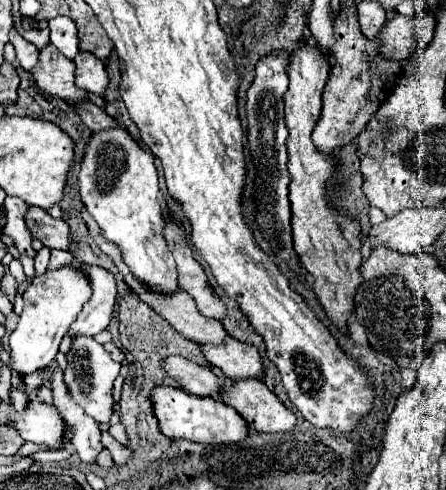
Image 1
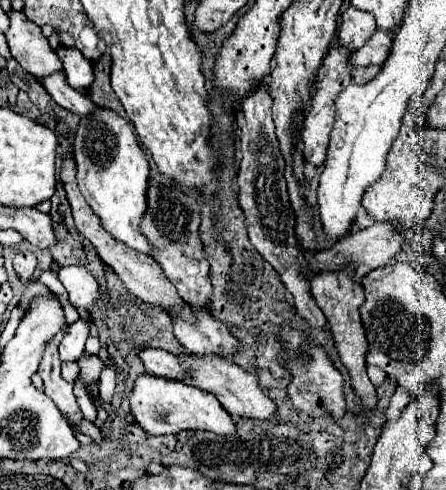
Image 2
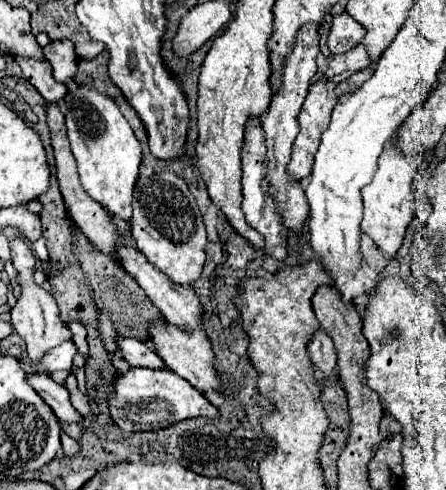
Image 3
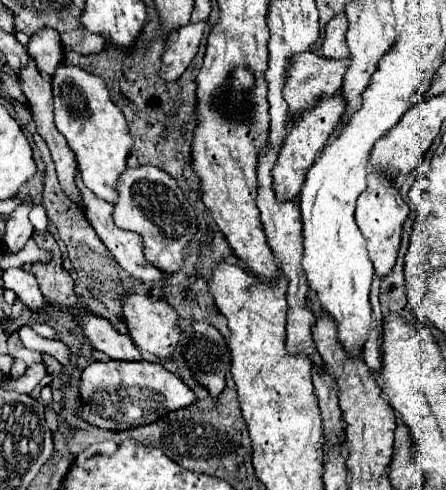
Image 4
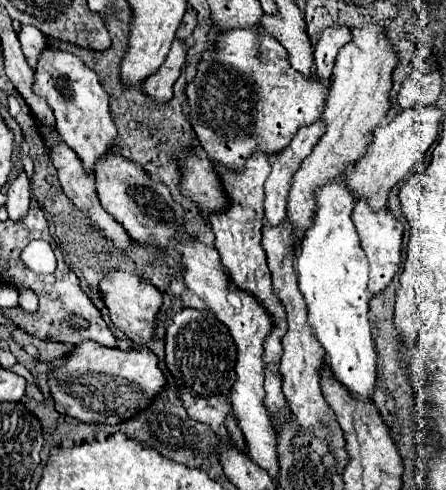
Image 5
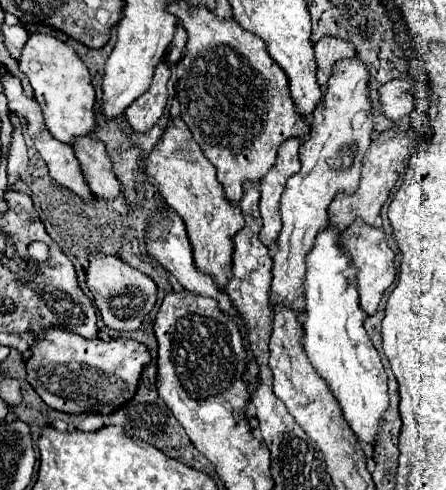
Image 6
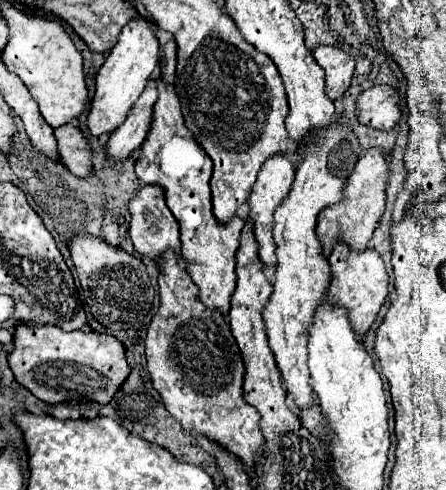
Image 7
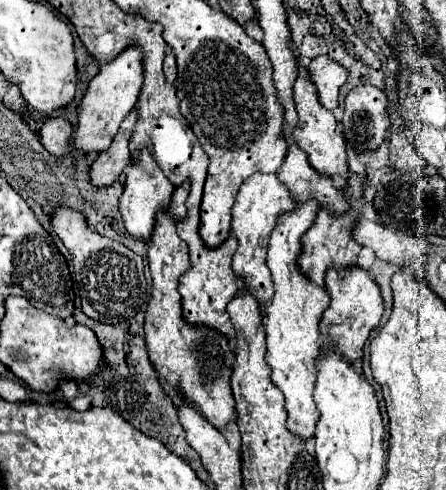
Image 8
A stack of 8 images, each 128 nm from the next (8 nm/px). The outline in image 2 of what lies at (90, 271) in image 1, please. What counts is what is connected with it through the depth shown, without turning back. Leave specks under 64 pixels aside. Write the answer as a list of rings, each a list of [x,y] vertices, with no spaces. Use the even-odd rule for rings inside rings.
[[[64,266],[62,270],[58,270],[58,278],[64,284],[64,288],[68,290],[70,304],[74,308],[84,308],[90,314],[90,310],[98,306],[104,298],[96,276],[86,268]],[[78,318],[68,326],[64,340],[60,342],[60,360],[78,360],[84,352],[84,344],[90,336],[90,324],[86,318]]]

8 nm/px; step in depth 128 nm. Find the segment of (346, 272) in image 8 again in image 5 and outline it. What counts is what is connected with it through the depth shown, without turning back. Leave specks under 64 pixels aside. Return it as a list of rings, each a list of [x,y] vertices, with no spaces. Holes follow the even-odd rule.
[[[358,198],[356,200],[356,208],[352,212],[352,222],[360,234],[360,240],[362,240],[362,248],[368,256],[368,262],[370,262],[370,282],[368,282],[368,288],[372,294],[378,294],[382,292],[392,276],[396,274],[396,270],[400,268],[400,246],[402,246],[402,232],[404,232],[404,226],[402,222],[398,222],[392,212],[388,208],[380,208],[380,210],[374,210],[368,206],[368,202],[364,198]]]

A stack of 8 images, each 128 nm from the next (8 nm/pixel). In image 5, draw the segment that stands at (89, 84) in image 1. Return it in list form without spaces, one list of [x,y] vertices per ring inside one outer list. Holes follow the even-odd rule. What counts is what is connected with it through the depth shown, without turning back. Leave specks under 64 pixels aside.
[[[22,26],[20,34],[18,34],[18,40],[22,44],[22,52],[24,52],[28,64],[32,68],[36,68],[38,58],[40,58],[40,52],[48,46],[46,36],[38,28],[34,28],[34,26]]]

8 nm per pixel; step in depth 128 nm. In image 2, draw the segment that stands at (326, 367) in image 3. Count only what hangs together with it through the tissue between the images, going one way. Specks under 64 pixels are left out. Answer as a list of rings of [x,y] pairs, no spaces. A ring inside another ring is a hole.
[[[260,82],[254,88],[254,92],[248,98],[244,98],[242,112],[244,112],[244,124],[240,128],[242,162],[236,184],[238,184],[238,202],[246,218],[250,242],[264,256],[264,260],[268,260],[274,266],[274,270],[280,274],[288,292],[294,296],[297,313],[312,329],[327,327],[324,314],[310,294],[310,284],[308,278],[302,274],[302,264],[298,258],[300,248],[294,234],[296,216],[286,192],[286,178],[284,178],[286,164],[276,138],[276,126],[272,120],[272,96],[268,84]]]

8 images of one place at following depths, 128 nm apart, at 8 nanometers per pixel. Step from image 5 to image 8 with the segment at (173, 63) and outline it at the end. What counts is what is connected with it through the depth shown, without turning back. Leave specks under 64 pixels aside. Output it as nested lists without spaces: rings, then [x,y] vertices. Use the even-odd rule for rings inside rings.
[[[136,108],[126,116],[126,120],[122,122],[118,134],[114,136],[110,148],[106,152],[102,152],[90,170],[90,178],[92,184],[96,186],[110,186],[112,182],[116,182],[122,174],[122,170],[130,164],[130,150],[128,150],[128,142],[132,138],[132,132],[136,128],[136,120],[138,120],[138,112]]]

